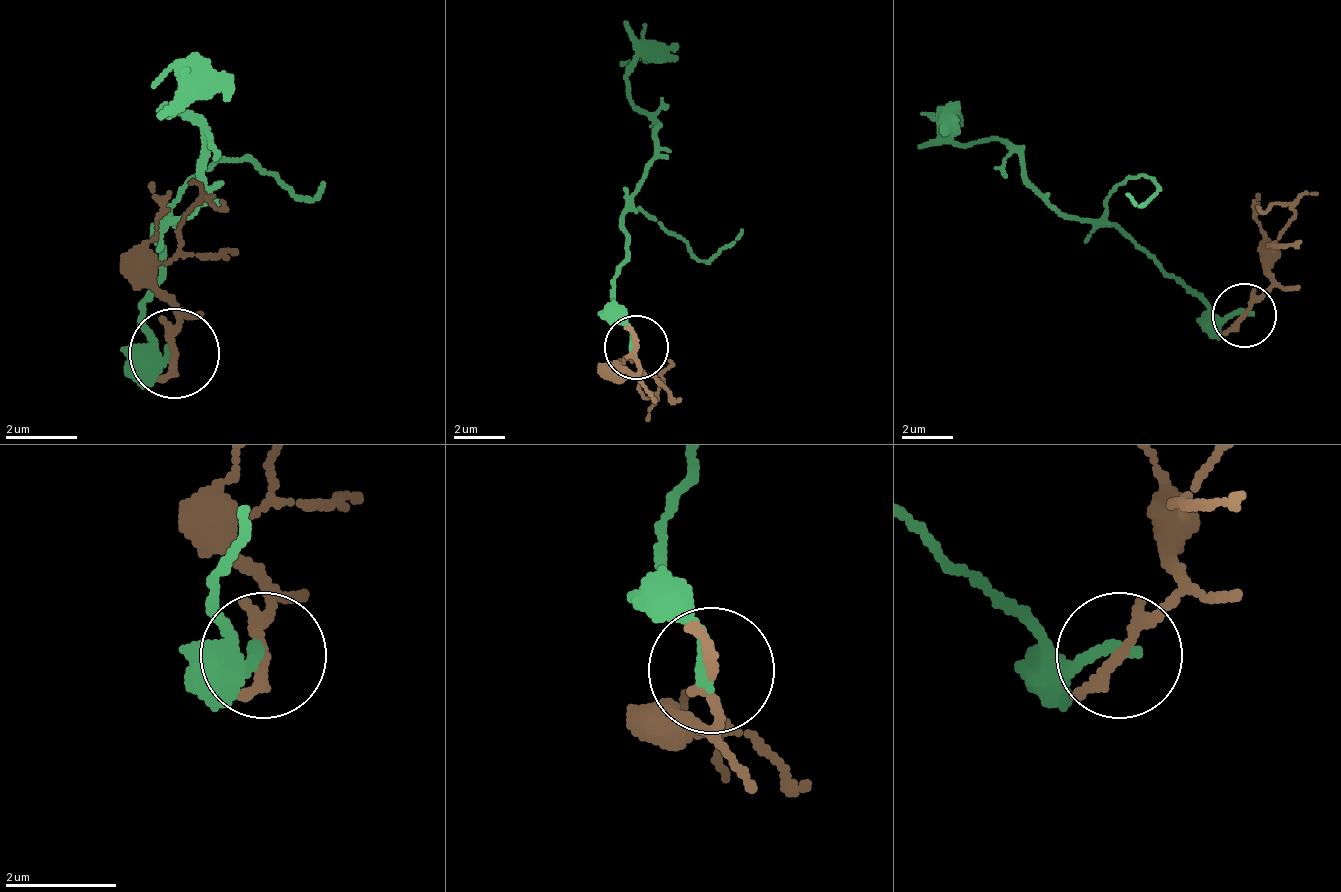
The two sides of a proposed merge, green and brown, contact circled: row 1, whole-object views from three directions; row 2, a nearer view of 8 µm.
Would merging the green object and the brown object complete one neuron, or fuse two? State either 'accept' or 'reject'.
reject

